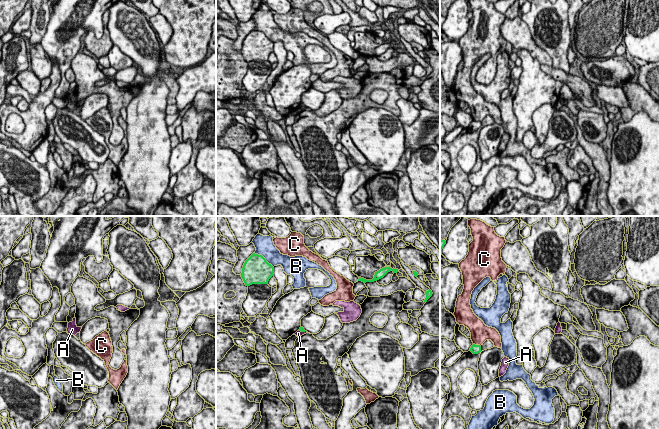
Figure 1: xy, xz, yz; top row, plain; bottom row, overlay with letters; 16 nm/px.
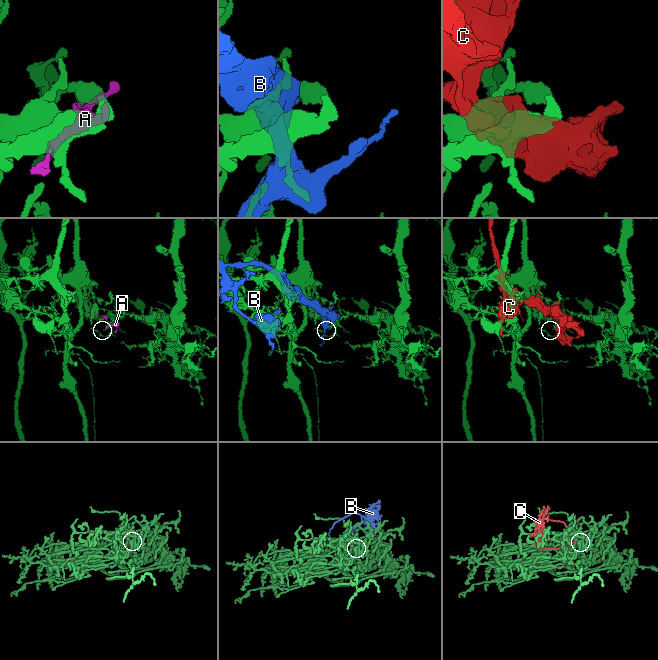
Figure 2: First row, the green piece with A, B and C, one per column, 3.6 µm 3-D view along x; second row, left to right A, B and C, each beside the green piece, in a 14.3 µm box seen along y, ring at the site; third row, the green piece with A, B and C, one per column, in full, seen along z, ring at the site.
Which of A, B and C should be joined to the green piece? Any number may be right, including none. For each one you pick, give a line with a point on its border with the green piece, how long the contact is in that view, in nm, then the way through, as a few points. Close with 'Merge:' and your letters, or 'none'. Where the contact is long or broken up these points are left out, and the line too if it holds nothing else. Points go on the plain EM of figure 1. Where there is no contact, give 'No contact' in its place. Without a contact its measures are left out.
Merge: none

